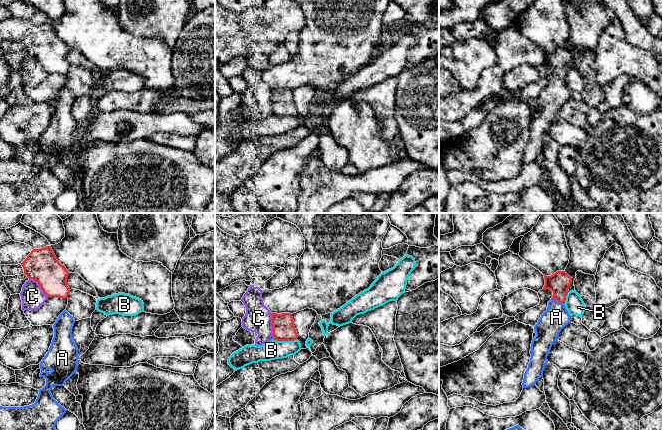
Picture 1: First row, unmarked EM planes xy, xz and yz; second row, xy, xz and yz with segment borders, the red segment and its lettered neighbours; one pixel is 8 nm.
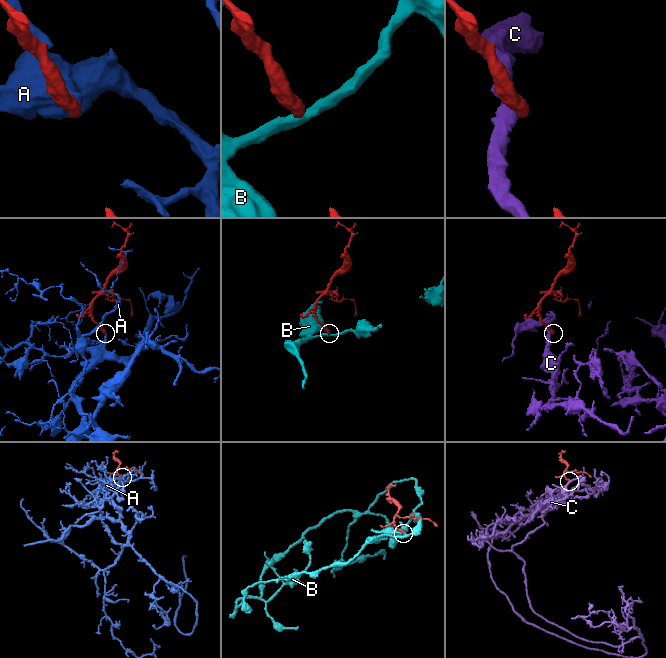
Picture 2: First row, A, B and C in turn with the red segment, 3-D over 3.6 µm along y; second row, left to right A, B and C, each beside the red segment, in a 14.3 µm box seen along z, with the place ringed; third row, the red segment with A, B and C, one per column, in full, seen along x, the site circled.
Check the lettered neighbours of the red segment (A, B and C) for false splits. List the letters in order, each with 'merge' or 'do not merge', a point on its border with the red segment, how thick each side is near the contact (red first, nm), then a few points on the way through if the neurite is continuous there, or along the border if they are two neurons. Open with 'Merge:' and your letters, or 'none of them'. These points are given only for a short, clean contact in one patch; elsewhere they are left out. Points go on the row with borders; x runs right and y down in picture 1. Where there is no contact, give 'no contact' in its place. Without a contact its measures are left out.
Merge: A
A: merge; contact yz (557, 300); calibres 170 and 200 nm; way yz (559, 282), (557, 300), (556, 317)
B: do not merge; contact xz (284, 340); calibres 180 and 160 nm; border xz (296, 338), (293, 340), (273, 339)
C: do not merge; contact xz (273, 326); calibres 180 and 220 nm

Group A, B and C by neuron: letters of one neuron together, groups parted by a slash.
A / B / C

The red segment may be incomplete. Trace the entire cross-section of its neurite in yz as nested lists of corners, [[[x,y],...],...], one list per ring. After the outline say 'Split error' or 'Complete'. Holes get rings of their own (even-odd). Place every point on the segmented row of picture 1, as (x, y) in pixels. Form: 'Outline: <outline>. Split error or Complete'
Outline: [[[557,271],[551,276],[544,275],[544,279],[542,290],[551,290],[553,296],[548,302],[547,310],[534,326],[536,336],[531,343],[531,358],[524,373],[523,388],[534,386],[543,377],[553,343],[558,340],[561,330],[571,322],[571,316],[564,304],[572,278],[565,271]]]. Split error

